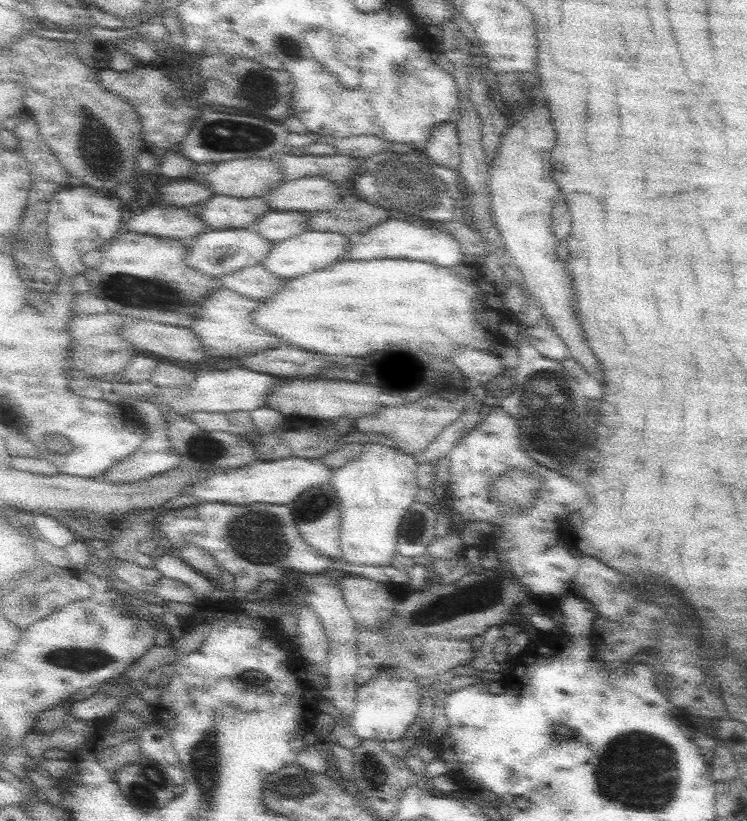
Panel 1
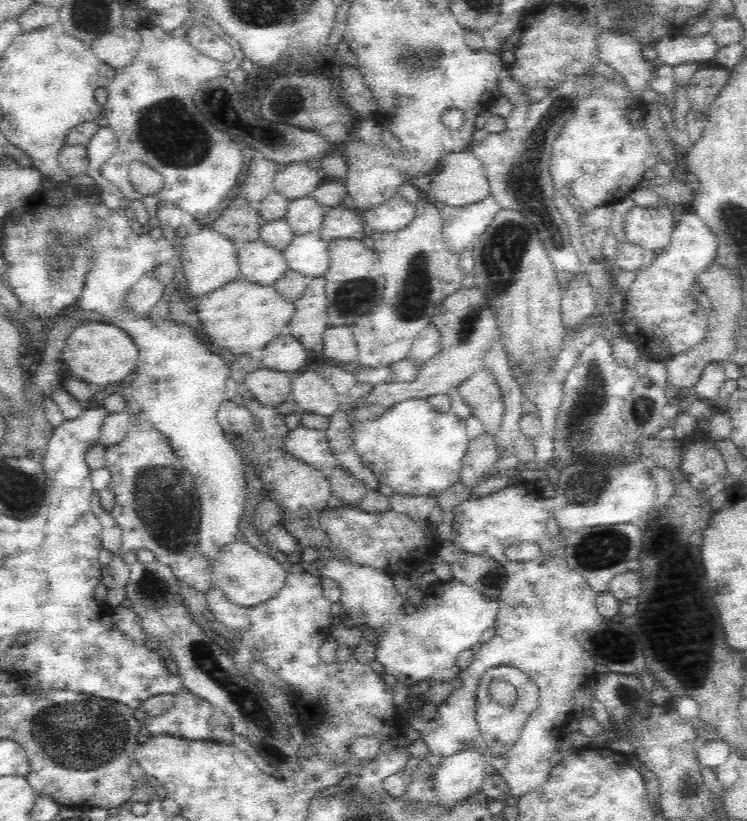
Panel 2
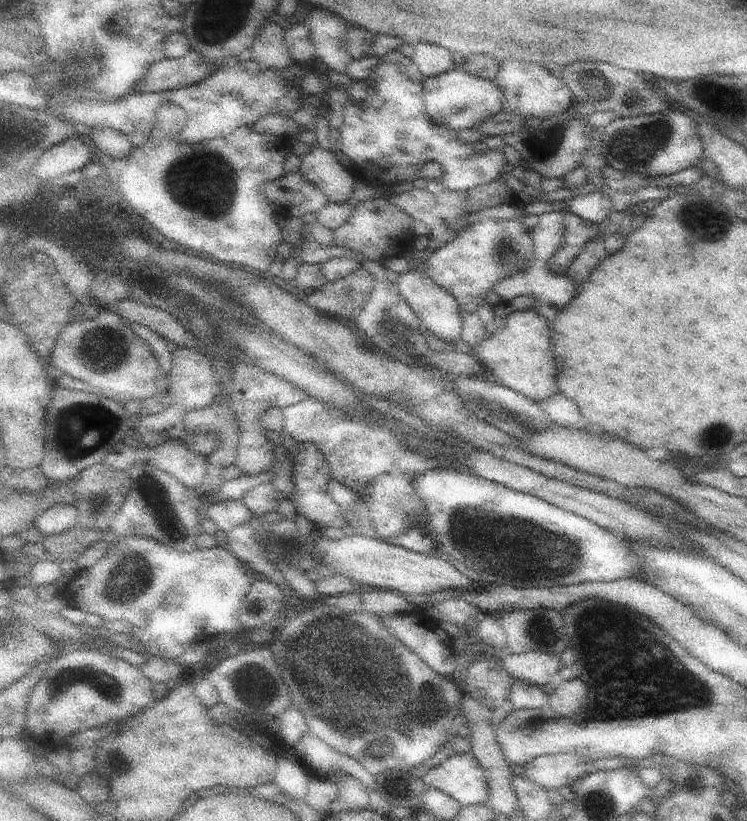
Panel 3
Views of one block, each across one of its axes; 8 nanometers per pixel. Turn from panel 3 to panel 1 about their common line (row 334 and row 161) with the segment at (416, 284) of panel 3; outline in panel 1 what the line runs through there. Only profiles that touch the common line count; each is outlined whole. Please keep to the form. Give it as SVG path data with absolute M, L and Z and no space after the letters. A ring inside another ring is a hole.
M448 121L436 125L424 151L434 163L458 170L461 163L461 148L456 124Z

